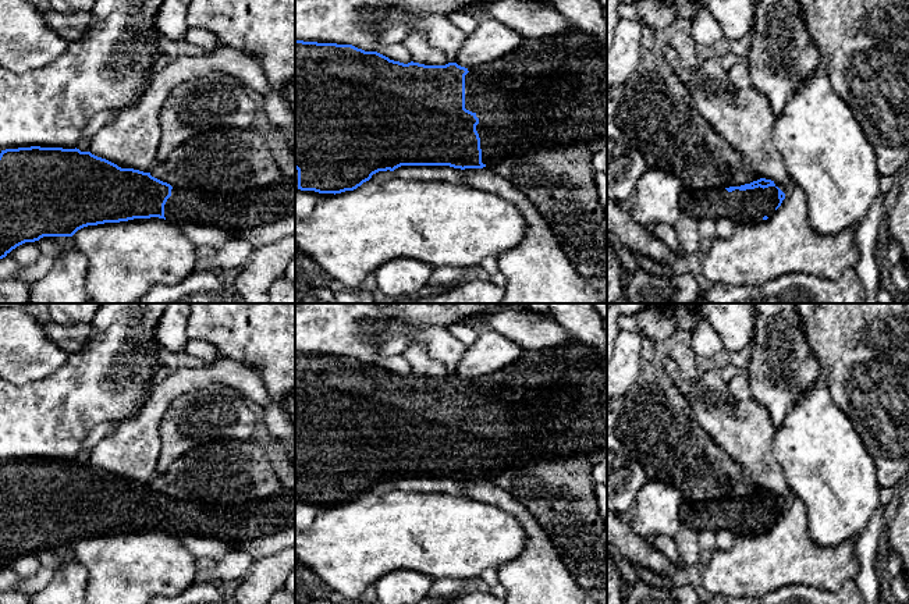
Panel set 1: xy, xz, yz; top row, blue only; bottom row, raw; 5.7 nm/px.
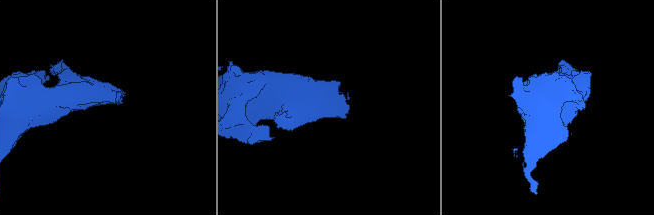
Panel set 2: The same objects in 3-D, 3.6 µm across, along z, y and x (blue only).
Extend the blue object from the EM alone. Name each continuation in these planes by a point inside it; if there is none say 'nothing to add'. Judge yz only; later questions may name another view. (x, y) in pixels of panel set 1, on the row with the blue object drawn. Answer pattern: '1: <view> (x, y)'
1: yz (748, 206)

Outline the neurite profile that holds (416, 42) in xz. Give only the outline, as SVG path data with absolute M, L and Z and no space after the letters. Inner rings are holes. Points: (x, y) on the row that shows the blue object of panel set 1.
M413 29L402 45L411 51L412 61L425 65L445 65L450 63L447 56L434 49L423 31Z

